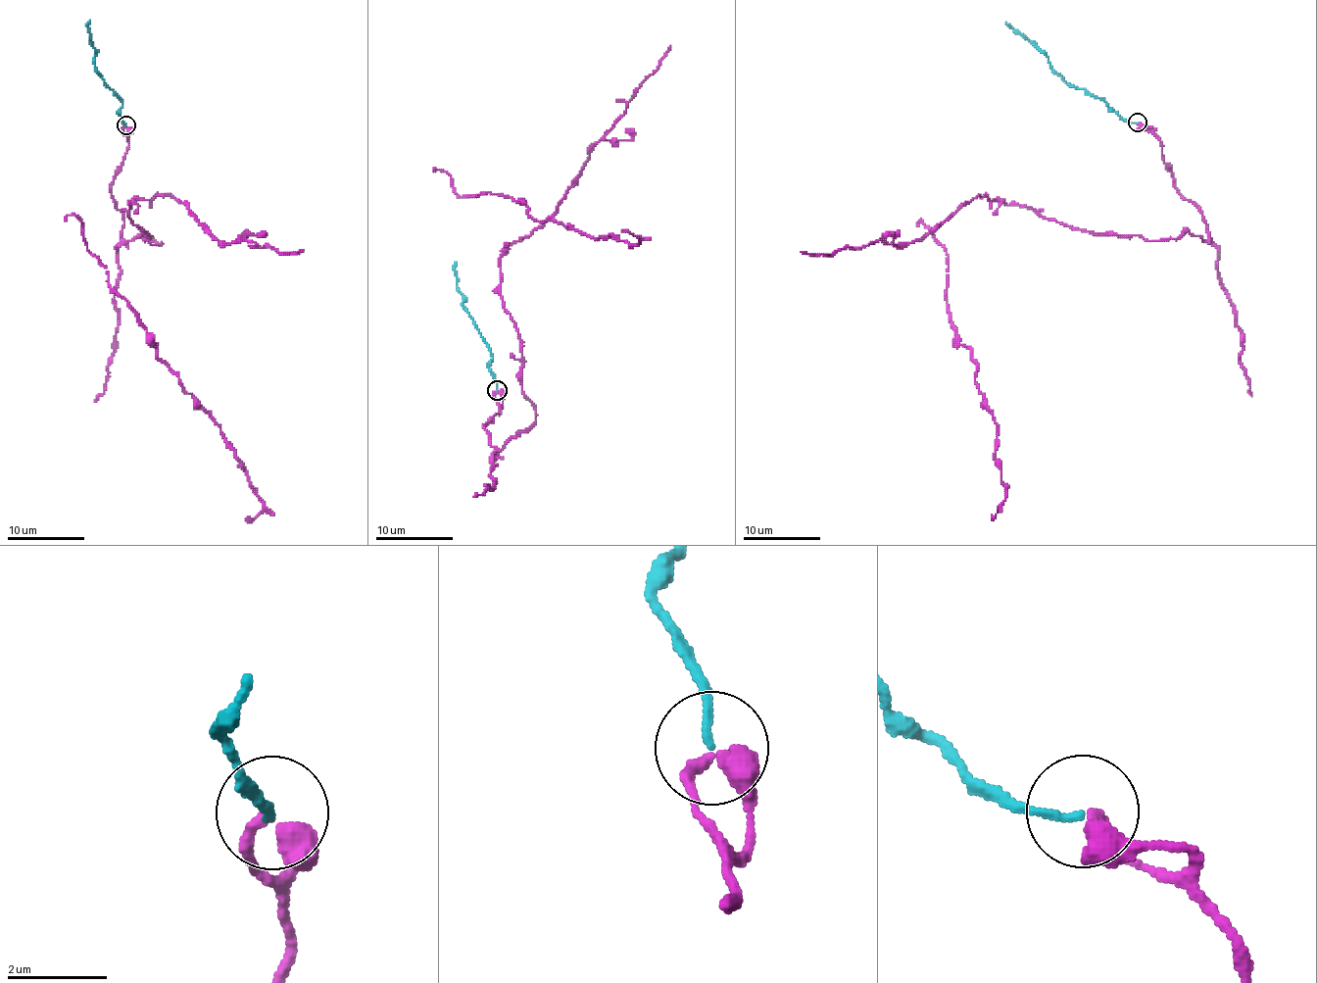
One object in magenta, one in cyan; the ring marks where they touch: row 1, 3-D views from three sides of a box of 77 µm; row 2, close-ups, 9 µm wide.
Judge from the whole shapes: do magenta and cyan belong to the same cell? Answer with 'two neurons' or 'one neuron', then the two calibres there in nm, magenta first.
one neuron; 300 nm thick on the magenta side, 120 nm on the other

